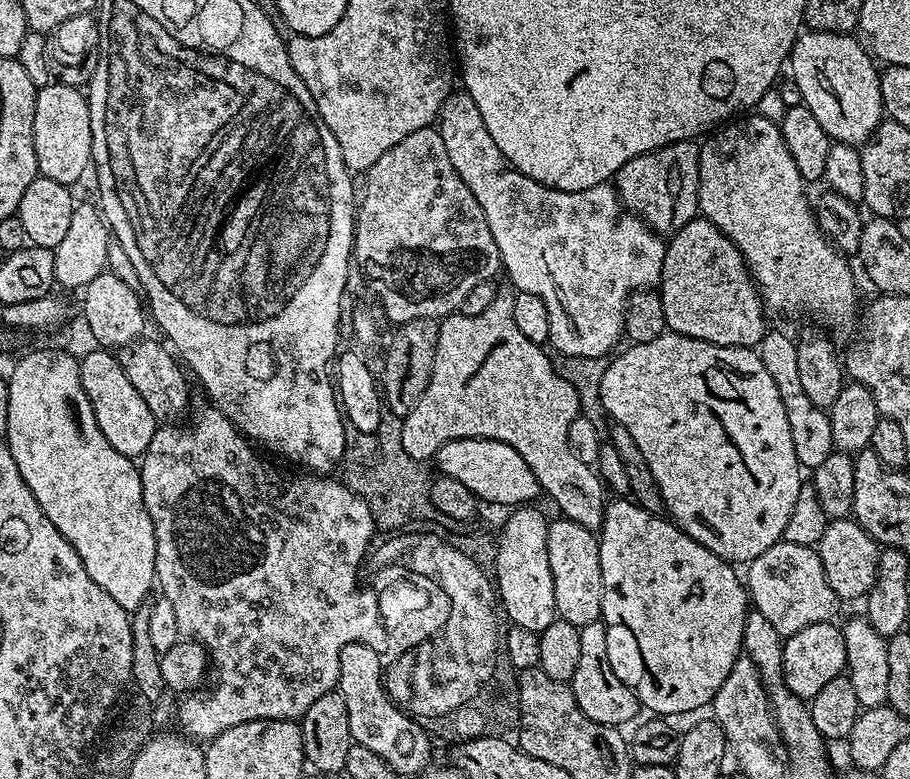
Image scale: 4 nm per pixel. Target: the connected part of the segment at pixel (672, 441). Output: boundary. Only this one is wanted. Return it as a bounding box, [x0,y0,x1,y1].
[602,330,802,566]

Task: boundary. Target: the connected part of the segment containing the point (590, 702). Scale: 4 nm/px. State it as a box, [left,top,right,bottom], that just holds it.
[570,619,641,728]

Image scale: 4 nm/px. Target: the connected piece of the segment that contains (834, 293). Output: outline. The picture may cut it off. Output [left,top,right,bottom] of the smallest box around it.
[699,115,858,328]

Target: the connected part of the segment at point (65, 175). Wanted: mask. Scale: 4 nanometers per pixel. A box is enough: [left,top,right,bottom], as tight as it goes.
[34,82,92,185]

